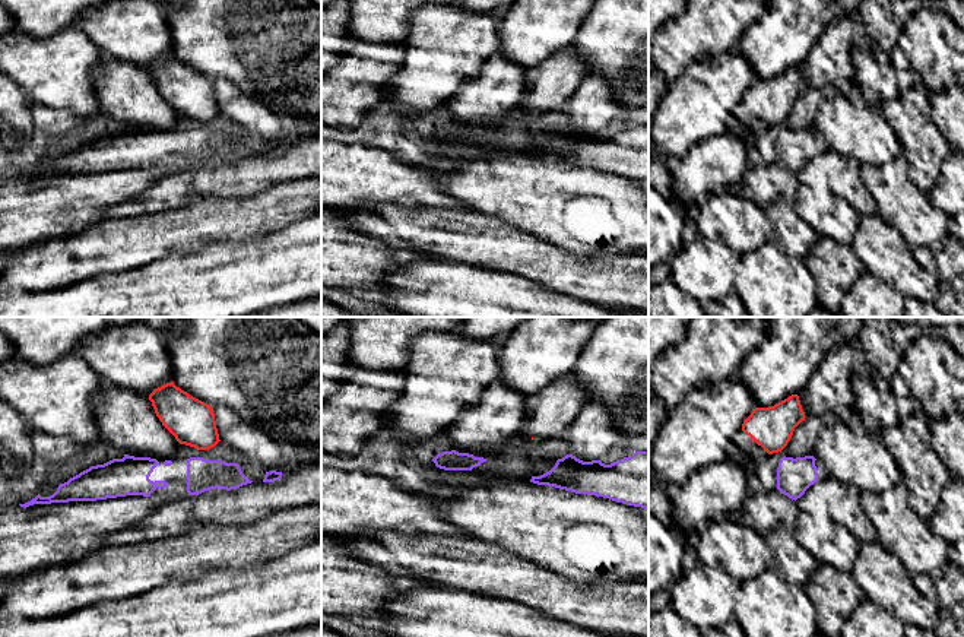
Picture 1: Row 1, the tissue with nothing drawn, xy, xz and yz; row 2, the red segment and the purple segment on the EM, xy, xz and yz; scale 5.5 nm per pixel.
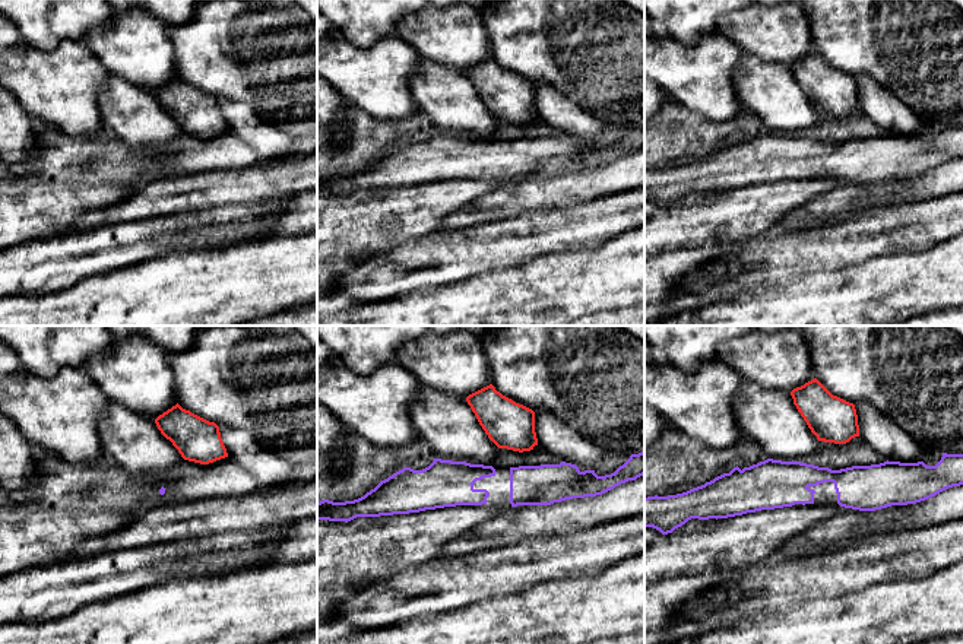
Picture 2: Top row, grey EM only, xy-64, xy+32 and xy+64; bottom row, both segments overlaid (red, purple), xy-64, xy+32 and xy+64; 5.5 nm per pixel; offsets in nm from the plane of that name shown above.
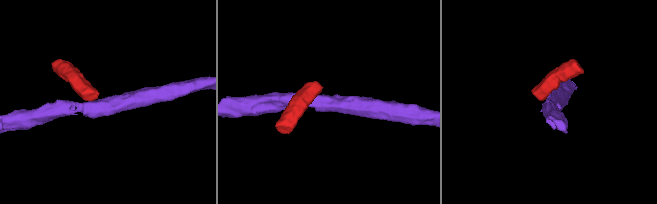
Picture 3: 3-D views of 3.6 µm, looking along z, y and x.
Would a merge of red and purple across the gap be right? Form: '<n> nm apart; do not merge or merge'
40 nm apart; do not merge

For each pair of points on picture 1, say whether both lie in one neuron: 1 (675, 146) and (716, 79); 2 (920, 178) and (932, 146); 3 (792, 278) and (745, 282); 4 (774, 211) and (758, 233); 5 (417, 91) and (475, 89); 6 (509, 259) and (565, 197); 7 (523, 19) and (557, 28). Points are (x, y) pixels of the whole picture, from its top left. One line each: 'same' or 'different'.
1: same
2: same
3: same
4: different
5: different
6: different
7: same

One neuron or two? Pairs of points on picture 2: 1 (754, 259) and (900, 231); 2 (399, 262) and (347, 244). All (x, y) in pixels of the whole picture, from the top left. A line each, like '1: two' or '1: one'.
1: one
2: two

